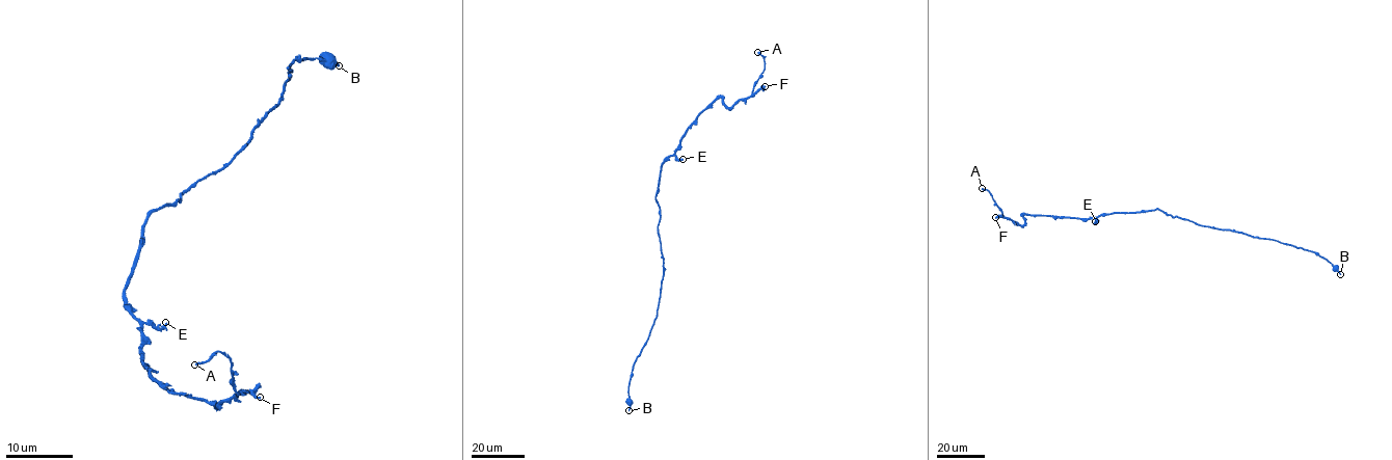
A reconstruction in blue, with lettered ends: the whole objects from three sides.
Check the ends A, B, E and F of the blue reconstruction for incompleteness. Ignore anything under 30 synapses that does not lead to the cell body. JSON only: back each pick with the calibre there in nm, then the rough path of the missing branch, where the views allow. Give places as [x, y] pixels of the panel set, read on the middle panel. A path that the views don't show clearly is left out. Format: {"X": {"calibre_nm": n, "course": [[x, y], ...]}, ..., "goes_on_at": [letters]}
{"F": {"calibre_nm": 280, "course": [[765, 86], [768, 75], [775, 70], [786, 76], [778, 76]]}, "goes_on_at": ["F"]}

